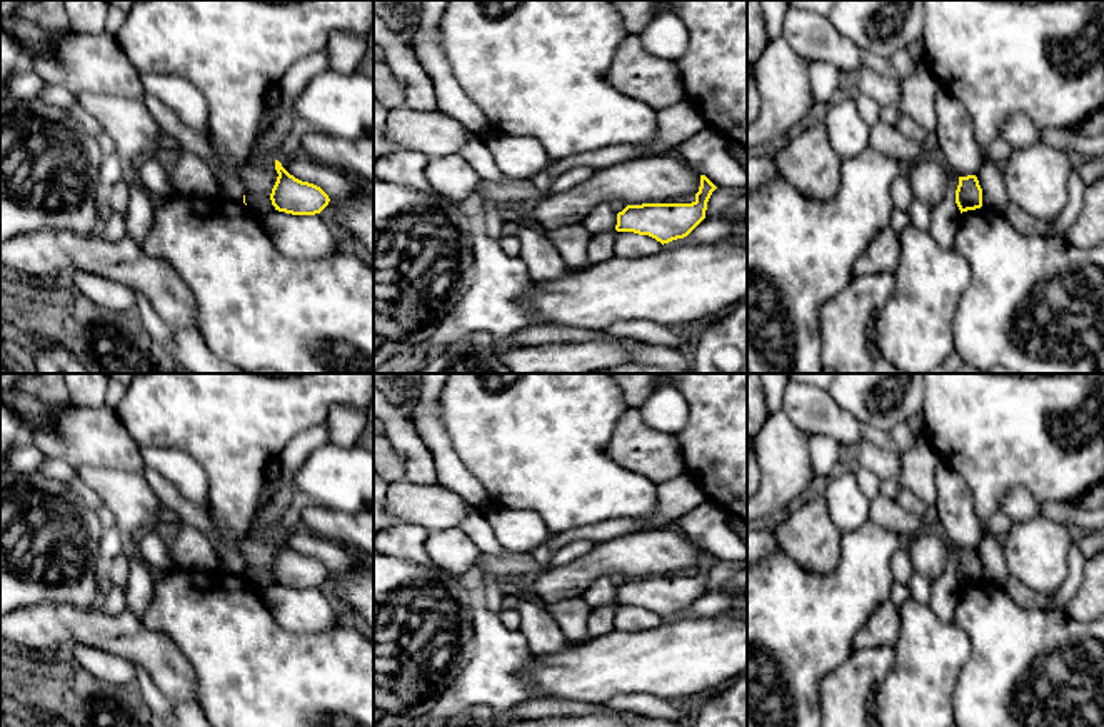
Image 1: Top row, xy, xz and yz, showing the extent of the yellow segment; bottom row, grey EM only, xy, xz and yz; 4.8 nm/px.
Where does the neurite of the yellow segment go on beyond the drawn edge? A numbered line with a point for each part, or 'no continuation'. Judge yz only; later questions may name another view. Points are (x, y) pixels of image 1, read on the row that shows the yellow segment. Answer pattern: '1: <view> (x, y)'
no continuation

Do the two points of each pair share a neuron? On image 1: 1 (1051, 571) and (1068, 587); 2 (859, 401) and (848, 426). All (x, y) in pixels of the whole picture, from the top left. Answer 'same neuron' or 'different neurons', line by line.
1: different neurons
2: different neurons

